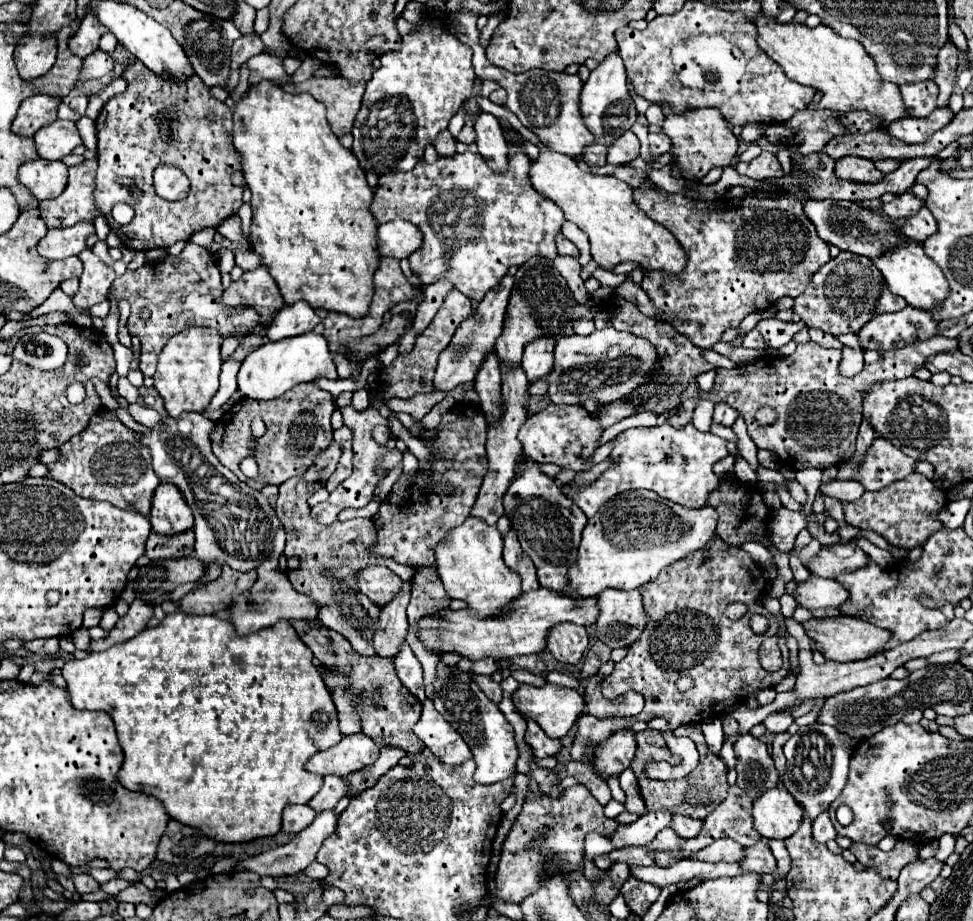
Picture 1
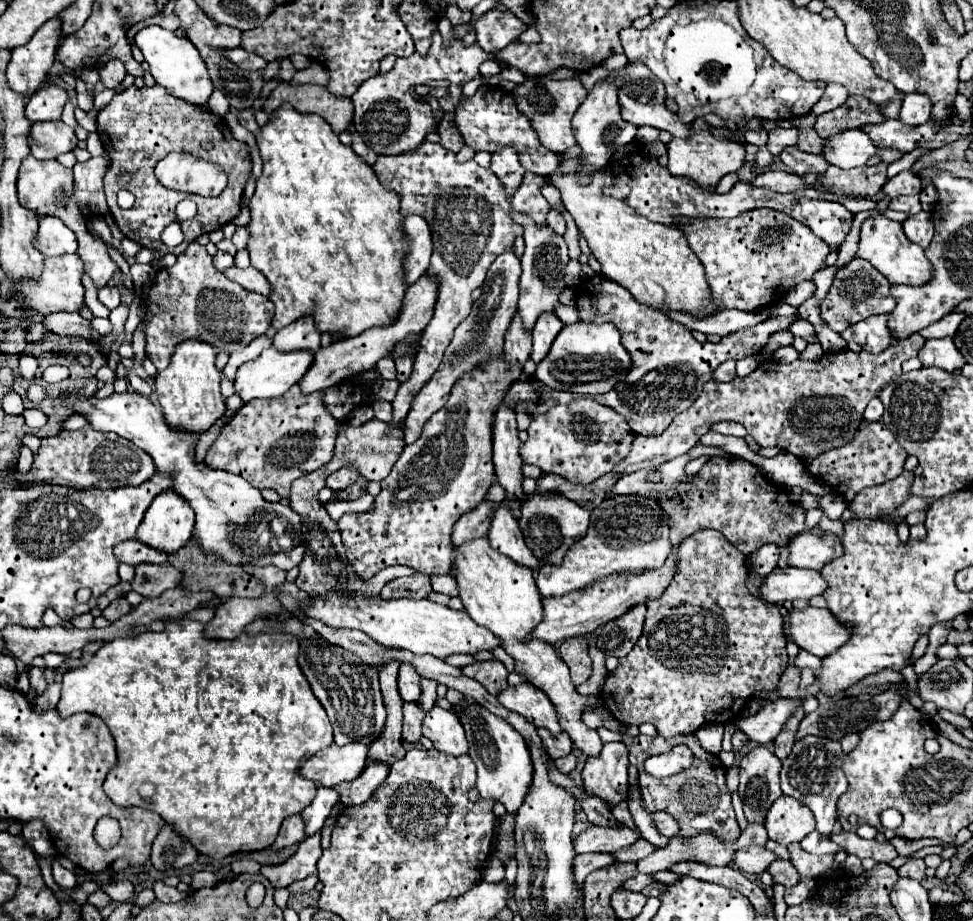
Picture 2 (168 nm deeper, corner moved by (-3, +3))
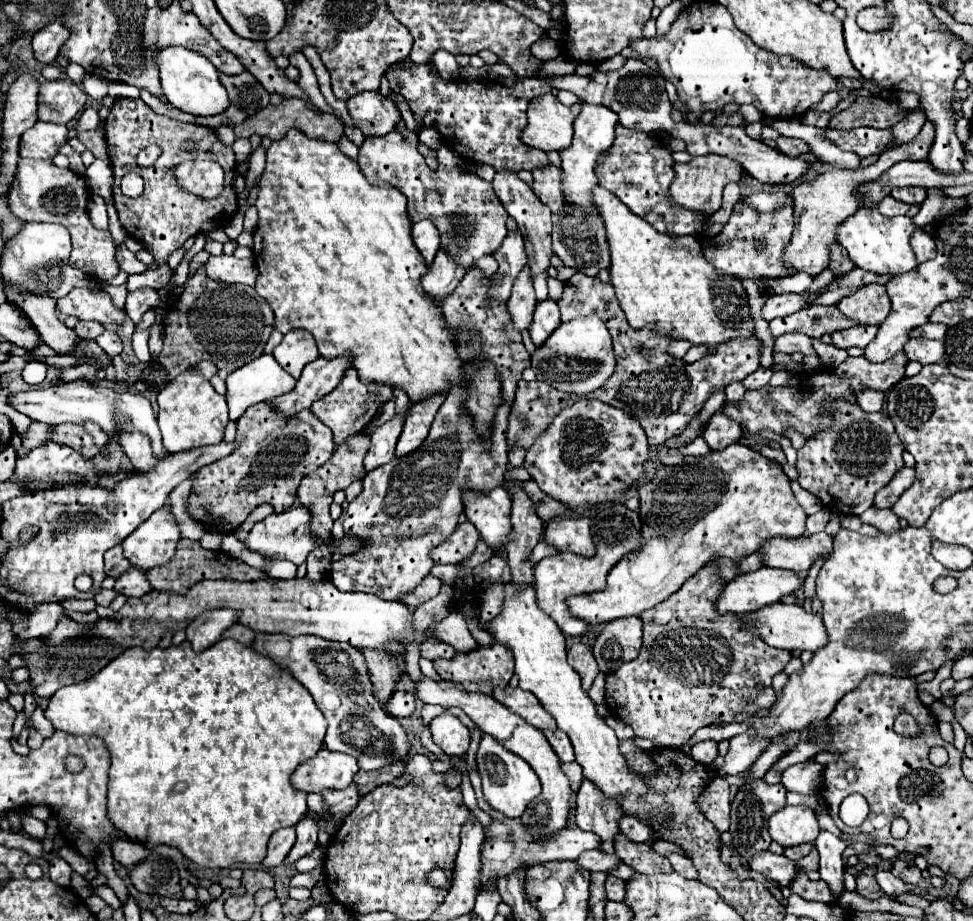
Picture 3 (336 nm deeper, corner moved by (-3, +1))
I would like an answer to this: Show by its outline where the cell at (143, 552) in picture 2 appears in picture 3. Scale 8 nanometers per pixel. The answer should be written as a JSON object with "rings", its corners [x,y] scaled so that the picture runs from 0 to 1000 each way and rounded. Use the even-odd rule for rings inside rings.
{"rings":[[[119,592],[115,594],[109,605],[107,605],[107,620],[111,626],[123,626],[127,618],[134,618],[134,609],[127,605],[127,598],[125,598],[125,592]]]}

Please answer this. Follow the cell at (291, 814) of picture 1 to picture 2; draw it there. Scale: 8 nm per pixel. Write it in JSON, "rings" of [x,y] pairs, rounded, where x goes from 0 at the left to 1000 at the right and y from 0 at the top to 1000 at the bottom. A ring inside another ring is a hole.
{"rings":[[[306,883],[306,885],[300,885],[300,887],[294,887],[292,891],[290,891],[290,898],[288,898],[288,904],[286,904],[286,909],[284,909],[284,913],[282,913],[282,922],[290,922],[290,920],[296,920],[296,917],[300,917],[300,915],[306,915],[306,913],[310,913],[314,909],[314,904],[312,904],[312,889],[310,889],[310,885]]]}

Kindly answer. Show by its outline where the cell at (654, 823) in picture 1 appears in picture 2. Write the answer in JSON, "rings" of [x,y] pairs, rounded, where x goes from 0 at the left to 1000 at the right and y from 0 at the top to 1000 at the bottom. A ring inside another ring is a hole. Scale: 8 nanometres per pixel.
{"rings":[[[633,896],[633,898],[606,898],[598,902],[590,911],[590,924],[592,926],[633,926],[658,911],[654,900],[647,900],[643,896]]]}

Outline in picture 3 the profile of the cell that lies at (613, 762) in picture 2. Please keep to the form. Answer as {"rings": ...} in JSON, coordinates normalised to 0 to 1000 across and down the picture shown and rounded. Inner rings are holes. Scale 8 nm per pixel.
{"rings":[[[600,846],[592,863],[592,896],[600,902],[608,902],[619,911],[617,924],[631,926],[631,909],[635,907],[635,889],[639,881],[633,868],[619,863],[608,848]]]}

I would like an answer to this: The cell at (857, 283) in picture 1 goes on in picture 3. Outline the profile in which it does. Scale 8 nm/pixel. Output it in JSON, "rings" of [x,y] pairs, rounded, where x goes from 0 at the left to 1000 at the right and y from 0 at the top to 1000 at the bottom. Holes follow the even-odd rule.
{"rings":[[[909,309],[884,312],[878,320],[867,322],[859,331],[872,346],[884,353],[902,353],[915,340],[915,322]]]}

